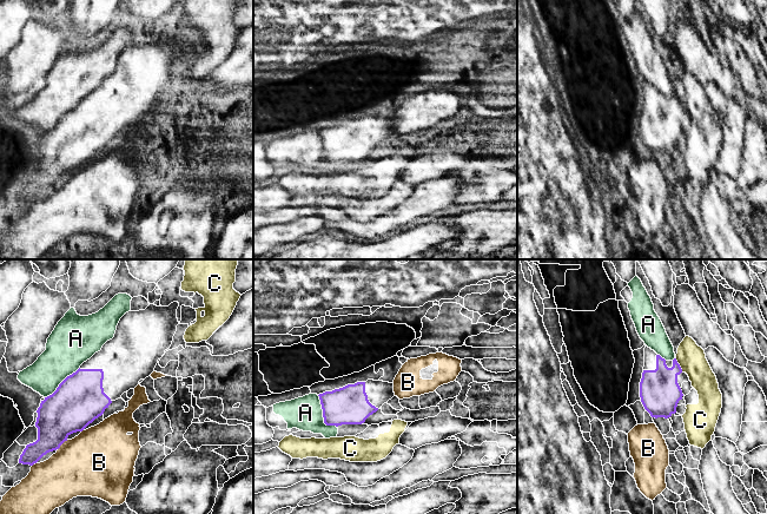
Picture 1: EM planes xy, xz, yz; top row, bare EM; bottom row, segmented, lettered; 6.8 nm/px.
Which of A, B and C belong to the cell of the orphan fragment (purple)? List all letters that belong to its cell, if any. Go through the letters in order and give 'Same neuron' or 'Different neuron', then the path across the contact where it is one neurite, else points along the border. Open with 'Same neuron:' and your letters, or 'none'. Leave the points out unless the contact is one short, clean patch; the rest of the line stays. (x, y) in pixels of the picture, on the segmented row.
Same neuron: none
A: Different neuron
B: Different neuron
C: Different neuron. Boundary: yz (675, 358), (682, 371)

